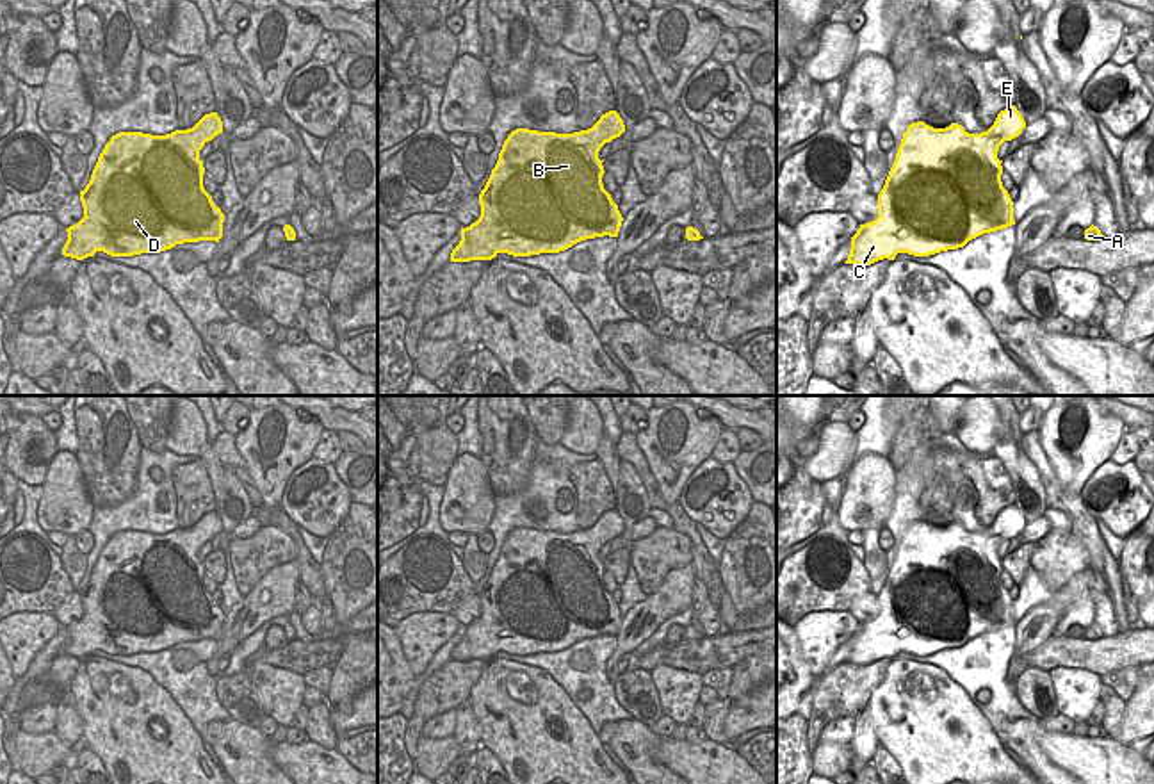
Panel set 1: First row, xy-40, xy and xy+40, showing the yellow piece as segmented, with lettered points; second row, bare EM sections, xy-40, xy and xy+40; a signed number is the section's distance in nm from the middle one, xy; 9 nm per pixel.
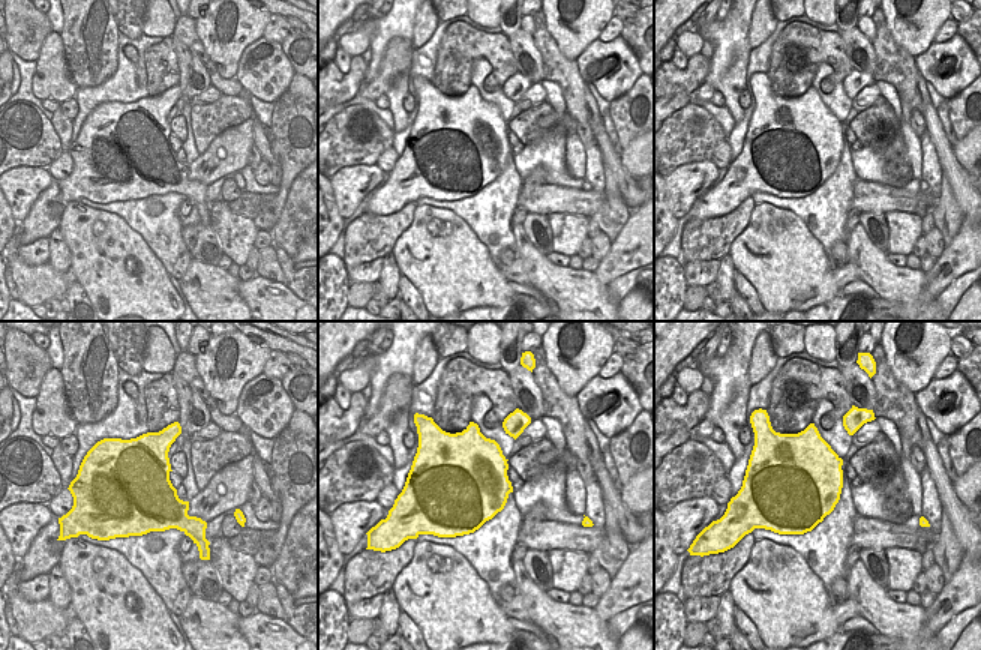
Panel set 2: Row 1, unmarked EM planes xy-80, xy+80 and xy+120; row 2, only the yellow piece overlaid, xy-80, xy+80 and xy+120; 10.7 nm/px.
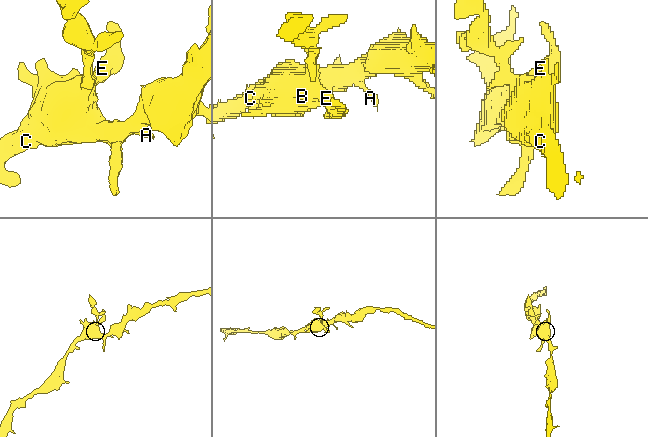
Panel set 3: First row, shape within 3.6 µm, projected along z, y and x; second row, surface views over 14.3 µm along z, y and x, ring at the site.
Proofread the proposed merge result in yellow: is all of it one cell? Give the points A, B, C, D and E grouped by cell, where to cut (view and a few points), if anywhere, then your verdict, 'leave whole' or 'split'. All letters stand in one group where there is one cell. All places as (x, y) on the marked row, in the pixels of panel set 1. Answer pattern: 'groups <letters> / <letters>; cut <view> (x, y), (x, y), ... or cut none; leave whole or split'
groups A B C D E; cut none; leave whole

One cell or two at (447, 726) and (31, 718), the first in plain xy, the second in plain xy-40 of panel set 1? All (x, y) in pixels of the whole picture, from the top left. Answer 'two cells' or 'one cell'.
one cell

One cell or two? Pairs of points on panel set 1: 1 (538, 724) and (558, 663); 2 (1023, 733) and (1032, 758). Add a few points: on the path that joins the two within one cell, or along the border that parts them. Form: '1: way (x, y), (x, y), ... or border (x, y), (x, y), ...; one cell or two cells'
1: border (513, 661), (542, 667), (579, 710); two cells
2: way (1023, 738), (1030, 752); one cell

